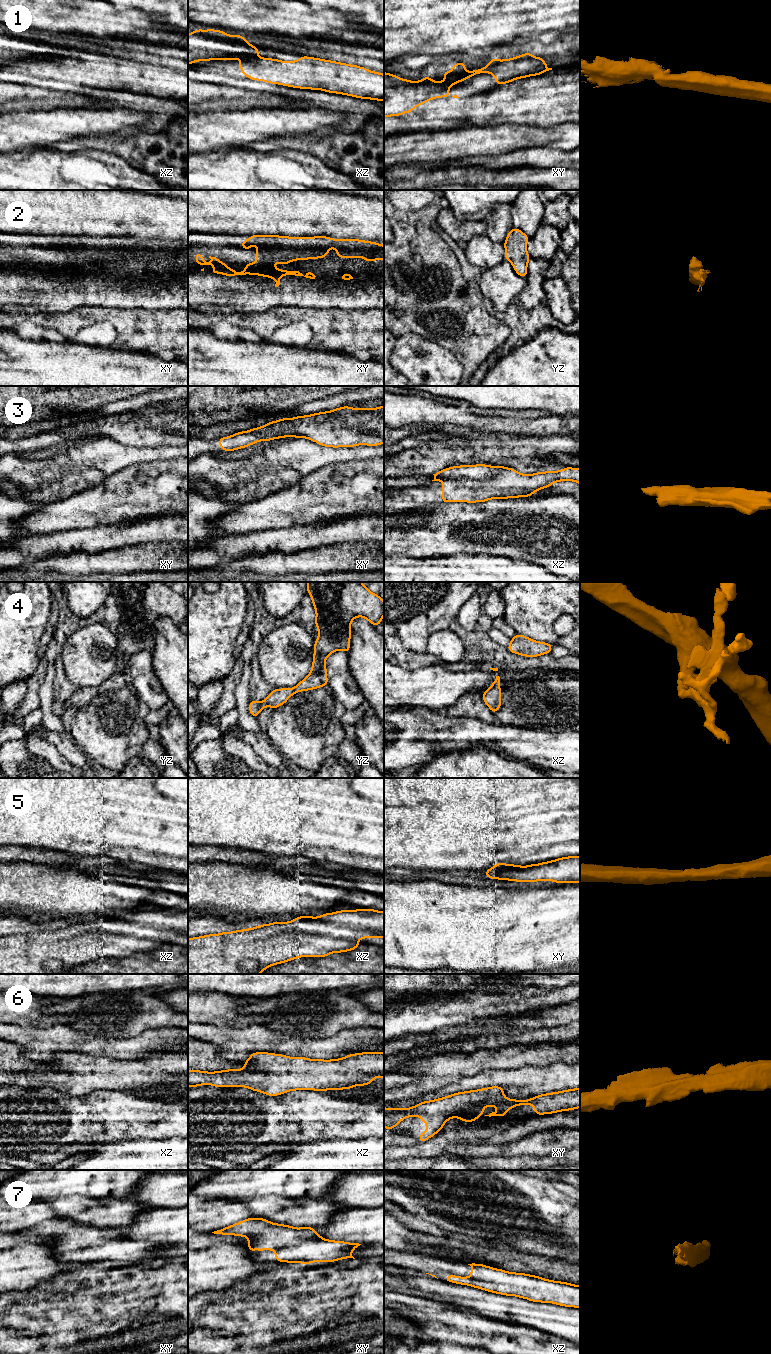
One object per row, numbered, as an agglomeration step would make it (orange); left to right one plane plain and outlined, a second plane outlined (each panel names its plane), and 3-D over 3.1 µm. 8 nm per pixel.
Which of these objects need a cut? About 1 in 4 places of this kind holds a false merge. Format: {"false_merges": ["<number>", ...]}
{"false_merges": ["1", "2"]}

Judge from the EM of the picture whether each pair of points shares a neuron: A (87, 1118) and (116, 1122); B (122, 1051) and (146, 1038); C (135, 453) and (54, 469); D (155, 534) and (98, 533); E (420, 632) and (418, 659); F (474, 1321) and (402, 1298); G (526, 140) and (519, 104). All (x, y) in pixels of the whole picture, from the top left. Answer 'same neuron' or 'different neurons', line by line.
A: same neuron
B: same neuron
C: same neuron
D: same neuron
E: different neurons
F: same neuron
G: different neurons

